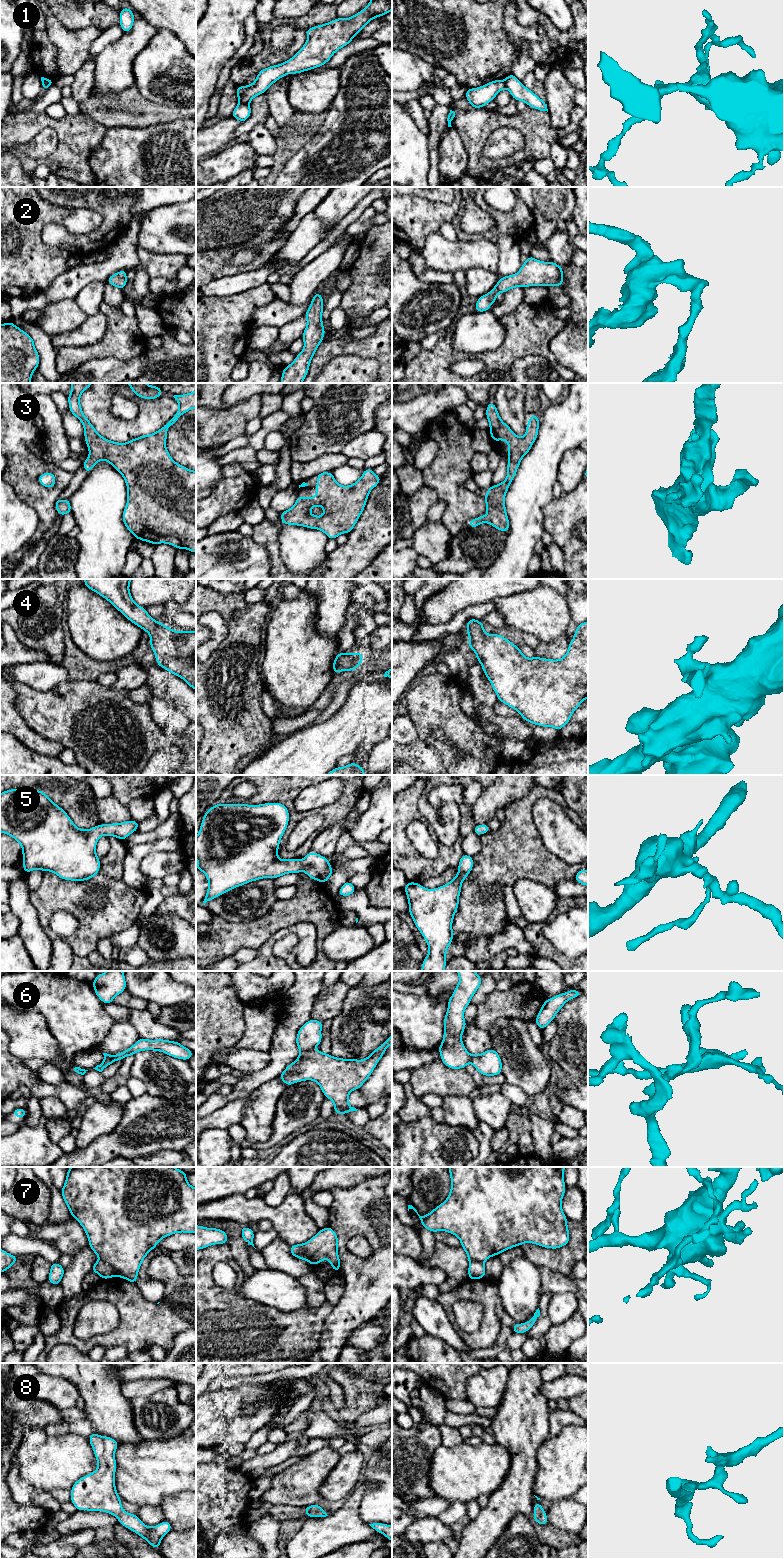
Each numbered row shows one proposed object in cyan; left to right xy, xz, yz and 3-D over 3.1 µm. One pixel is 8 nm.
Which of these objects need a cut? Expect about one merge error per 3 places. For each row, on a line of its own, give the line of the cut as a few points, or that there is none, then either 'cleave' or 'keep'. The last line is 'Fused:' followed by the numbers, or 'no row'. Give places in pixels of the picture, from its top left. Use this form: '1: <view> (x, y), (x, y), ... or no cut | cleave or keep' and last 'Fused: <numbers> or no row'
1: xz (239, 102), (248, 103) | cleave
2: no cut | keep
3: no cut | keep
4: no cut | keep
5: no cut | keep
6: xz (311, 1048), (301, 1052) | cleave
7: xy (100, 1259), (107, 1262), (116, 1271), (117, 1275) | cleave
8: no cut | keep
Fused: 1, 6, 7

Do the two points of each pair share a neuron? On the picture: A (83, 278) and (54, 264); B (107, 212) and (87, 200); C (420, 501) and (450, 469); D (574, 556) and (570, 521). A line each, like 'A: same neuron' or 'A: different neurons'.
A: different neurons
B: same neuron
C: different neurons
D: same neuron

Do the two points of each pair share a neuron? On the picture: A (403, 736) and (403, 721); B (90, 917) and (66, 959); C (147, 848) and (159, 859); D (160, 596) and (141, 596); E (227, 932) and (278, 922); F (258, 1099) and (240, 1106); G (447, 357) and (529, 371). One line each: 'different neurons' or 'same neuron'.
A: same neuron
B: different neurons
C: different neurons
D: same neuron
E: same neuron
F: different neurons
G: different neurons

